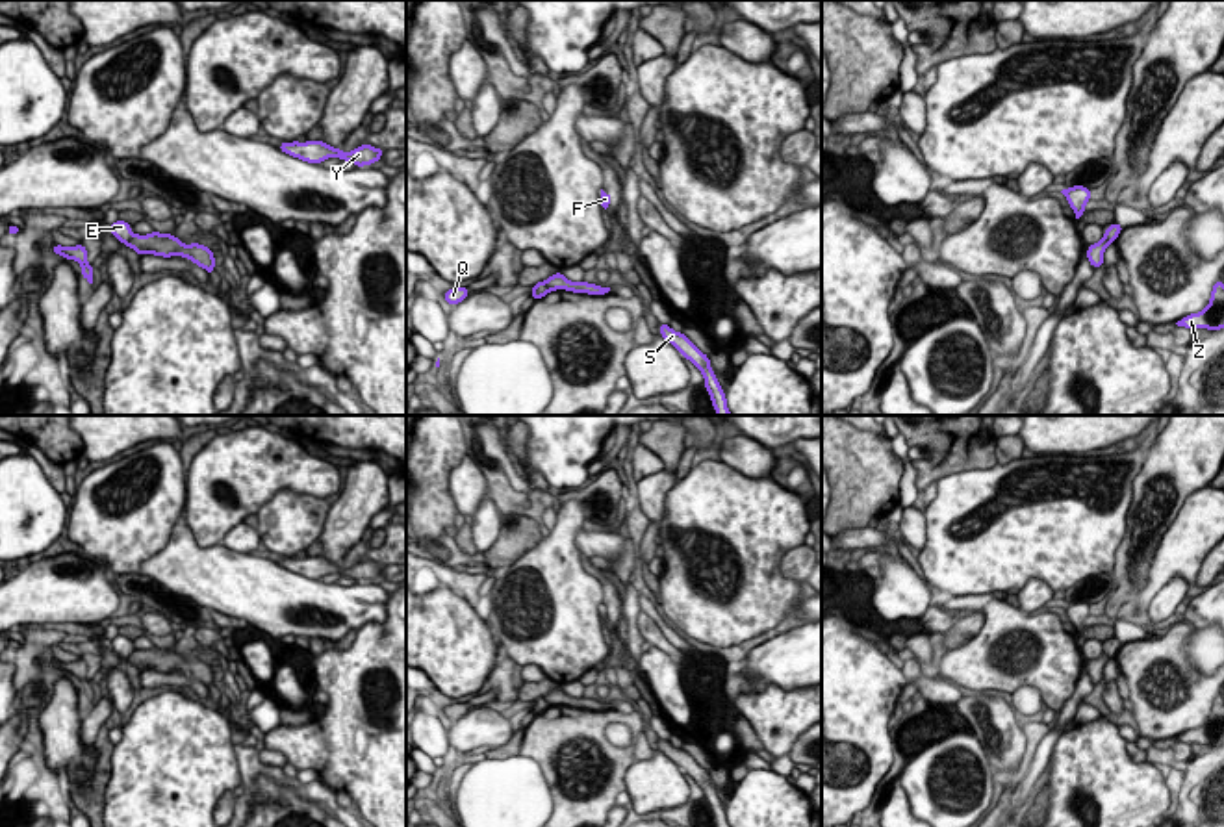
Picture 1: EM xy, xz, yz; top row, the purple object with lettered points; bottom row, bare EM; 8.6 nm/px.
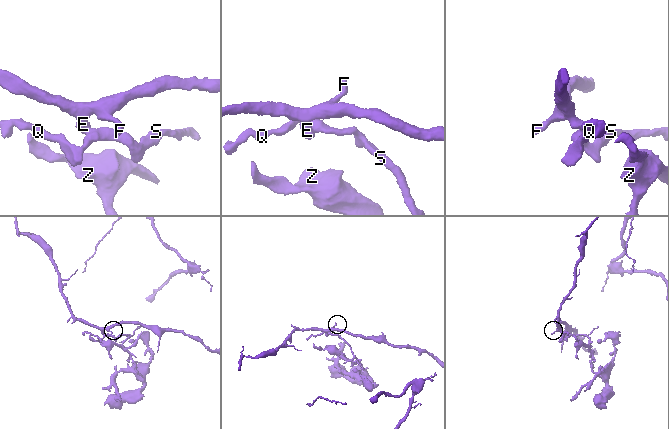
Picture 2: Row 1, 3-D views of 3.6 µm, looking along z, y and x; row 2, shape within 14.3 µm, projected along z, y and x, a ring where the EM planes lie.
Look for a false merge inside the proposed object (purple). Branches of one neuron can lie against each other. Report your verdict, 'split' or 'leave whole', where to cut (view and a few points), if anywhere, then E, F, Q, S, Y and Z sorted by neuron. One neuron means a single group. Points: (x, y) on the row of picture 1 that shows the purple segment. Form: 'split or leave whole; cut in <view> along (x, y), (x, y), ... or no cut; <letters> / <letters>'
split; cut in xy along (132, 234), (127, 243); E F Y / Q S Z

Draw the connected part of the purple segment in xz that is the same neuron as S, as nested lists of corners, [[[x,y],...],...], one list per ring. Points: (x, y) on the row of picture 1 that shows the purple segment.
[[[658,324],[660,336],[669,341],[682,358],[688,358],[703,375],[705,378],[705,389],[710,395],[712,406],[716,410],[716,415],[733,415],[727,408],[725,393],[718,382],[718,376],[714,375],[710,367],[710,360],[707,354],[703,354],[690,339],[688,336],[681,332],[673,332],[669,324]]]

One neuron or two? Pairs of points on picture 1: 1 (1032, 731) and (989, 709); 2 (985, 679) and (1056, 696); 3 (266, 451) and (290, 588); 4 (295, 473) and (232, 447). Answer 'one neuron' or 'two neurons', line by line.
1: two neurons
2: one neuron
3: two neurons
4: one neuron

